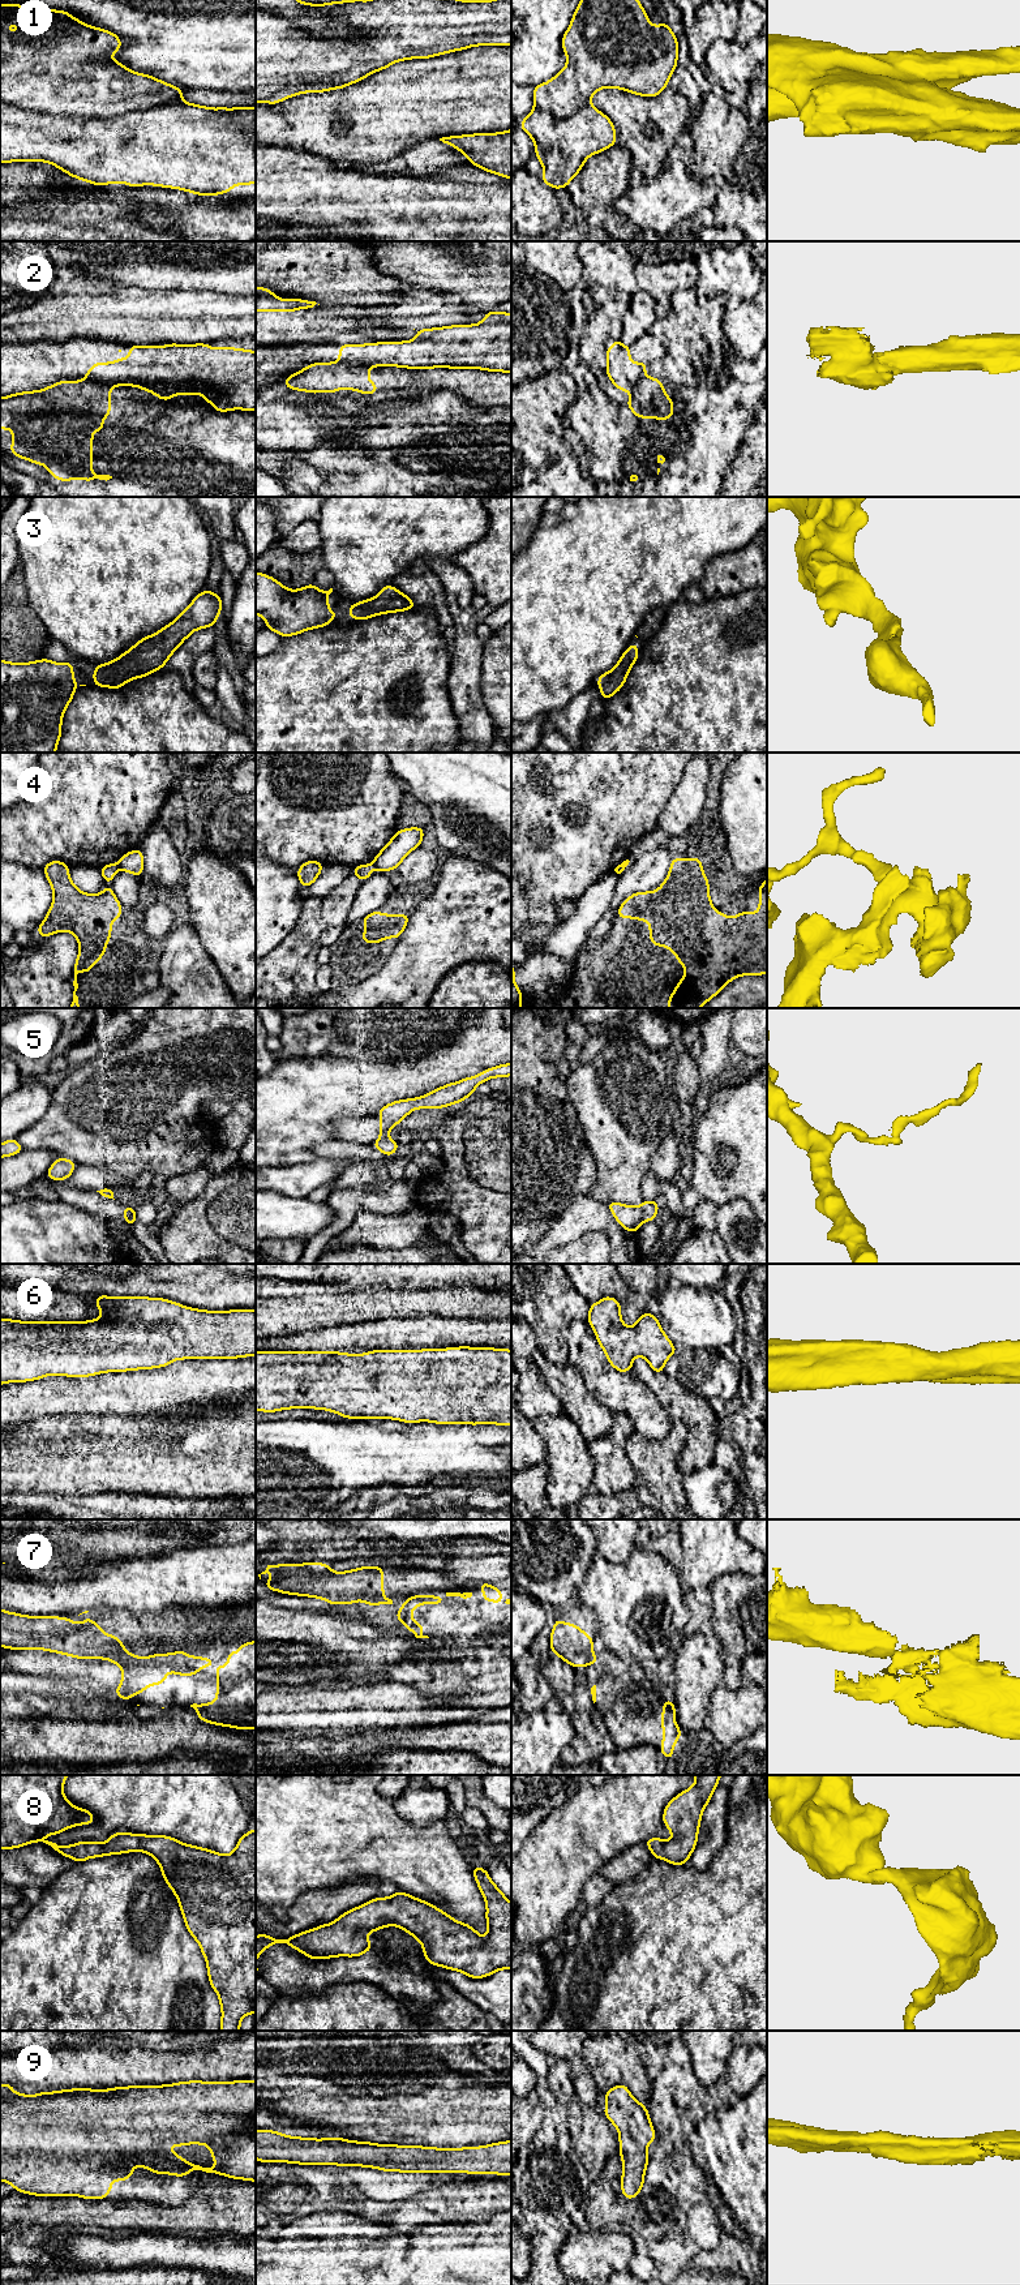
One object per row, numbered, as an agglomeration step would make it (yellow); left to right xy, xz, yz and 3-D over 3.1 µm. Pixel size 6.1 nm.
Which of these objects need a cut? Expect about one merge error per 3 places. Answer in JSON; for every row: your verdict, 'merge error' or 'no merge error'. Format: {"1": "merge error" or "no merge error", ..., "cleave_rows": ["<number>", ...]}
{"1": "merge error", "2": "merge error", "3": "no merge error", "4": "merge error", "5": "merge error", "6": "no merge error", "7": "merge error", "8": "no merge error", "9": "no merge error", "cleave_rows": ["1", "2", "4", "5", "7"]}

